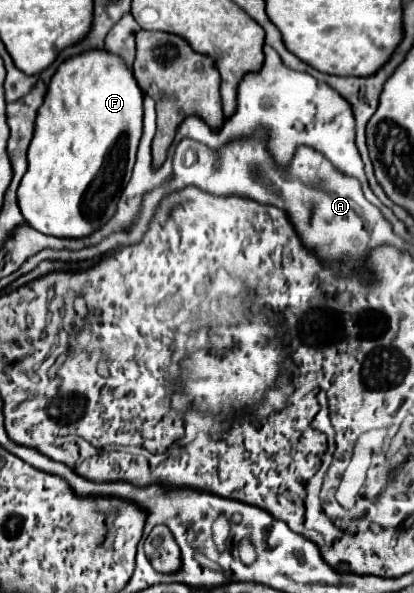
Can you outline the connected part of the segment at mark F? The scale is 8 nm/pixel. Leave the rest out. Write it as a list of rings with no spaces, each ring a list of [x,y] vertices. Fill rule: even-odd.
[[[90,49],[60,63],[38,109],[34,137],[28,147],[28,171],[18,187],[18,205],[24,219],[40,233],[54,237],[84,237],[102,227],[114,215],[122,189],[132,175],[142,137],[142,117],[144,91],[118,55],[106,49]]]

